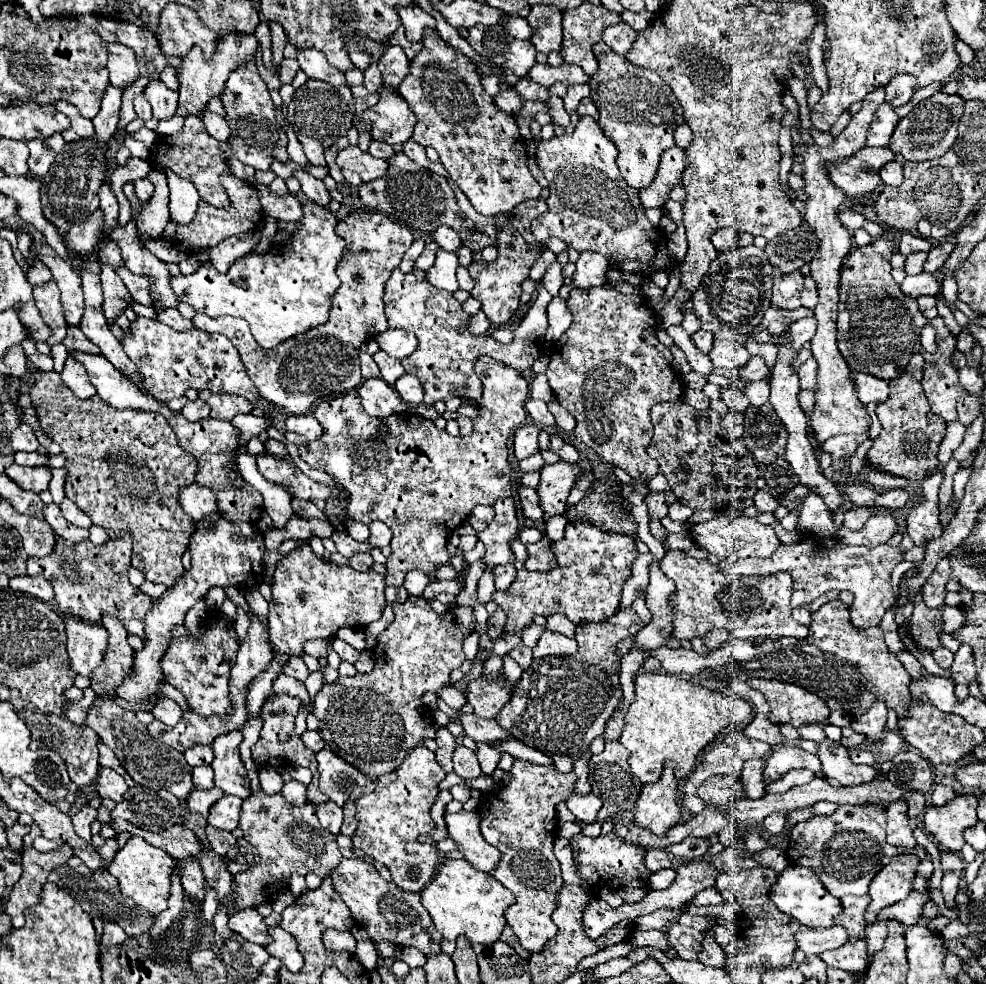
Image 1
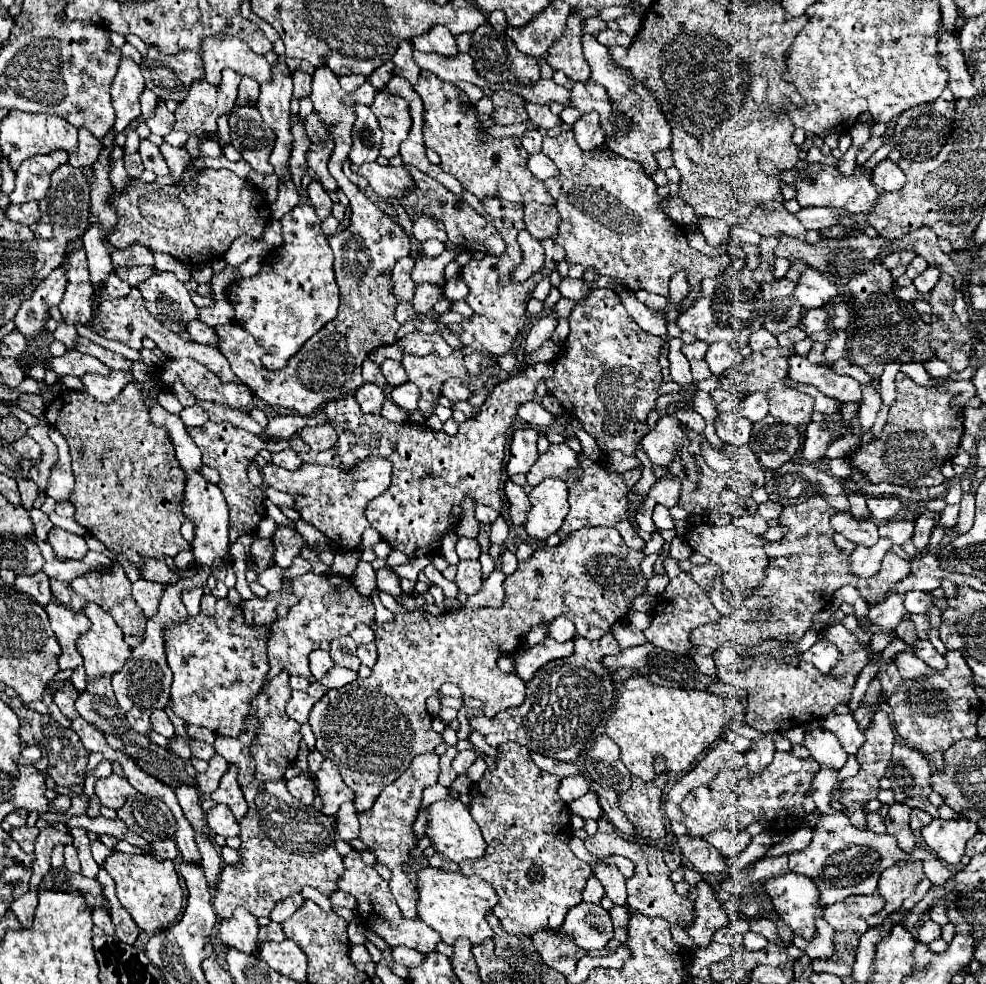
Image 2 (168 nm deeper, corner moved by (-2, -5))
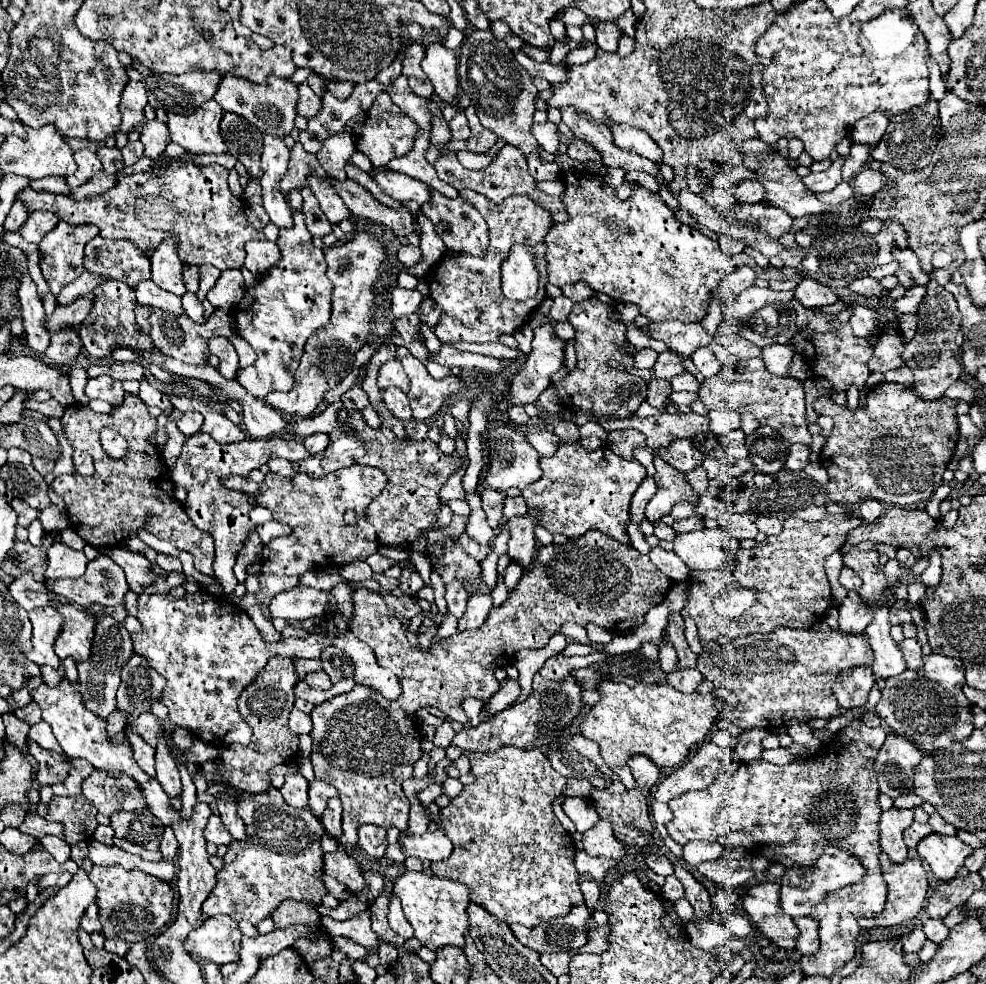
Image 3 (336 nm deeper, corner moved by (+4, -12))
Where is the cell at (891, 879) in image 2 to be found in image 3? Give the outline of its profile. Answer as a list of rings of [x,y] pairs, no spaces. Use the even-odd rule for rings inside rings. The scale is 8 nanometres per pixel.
[[[880,852],[880,866],[882,866],[882,876],[886,876],[886,888],[888,888],[888,900],[886,900],[886,908],[874,916],[874,918],[866,918],[860,920],[860,928],[874,928],[874,926],[896,926],[908,918],[914,918],[926,900],[926,892],[928,892],[928,878],[926,878],[926,868],[922,866],[922,862],[918,858],[906,858],[902,864],[894,864],[888,854]]]

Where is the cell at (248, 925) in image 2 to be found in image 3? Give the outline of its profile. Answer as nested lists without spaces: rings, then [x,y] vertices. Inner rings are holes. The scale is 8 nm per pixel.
[[[230,916],[206,918],[200,928],[192,930],[186,940],[186,950],[200,960],[214,962],[218,966],[236,962],[240,952],[240,928]]]

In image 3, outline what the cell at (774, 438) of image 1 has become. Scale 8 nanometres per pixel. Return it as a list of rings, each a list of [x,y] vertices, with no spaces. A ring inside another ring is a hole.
[[[760,426],[756,432],[746,436],[746,448],[750,452],[750,460],[754,462],[758,472],[776,474],[784,468],[790,442],[778,436],[776,430],[768,426]]]

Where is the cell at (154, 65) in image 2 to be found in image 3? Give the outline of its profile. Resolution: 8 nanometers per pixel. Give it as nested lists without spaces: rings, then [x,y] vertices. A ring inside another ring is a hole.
[[[194,70],[180,76],[150,72],[150,76],[144,80],[148,104],[152,108],[164,108],[166,112],[192,114],[196,106],[204,104],[204,100],[210,100],[216,94],[220,76],[220,72],[206,70]]]

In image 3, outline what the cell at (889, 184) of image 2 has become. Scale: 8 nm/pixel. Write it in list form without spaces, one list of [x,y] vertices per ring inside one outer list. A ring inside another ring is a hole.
[[[864,168],[854,180],[852,180],[854,192],[862,194],[862,196],[874,196],[880,190],[888,188],[888,178],[872,168]]]

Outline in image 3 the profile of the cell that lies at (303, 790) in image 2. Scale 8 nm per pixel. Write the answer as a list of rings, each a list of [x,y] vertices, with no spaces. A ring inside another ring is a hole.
[[[300,774],[286,776],[284,786],[280,788],[284,800],[292,808],[306,808],[308,804],[308,782]]]

